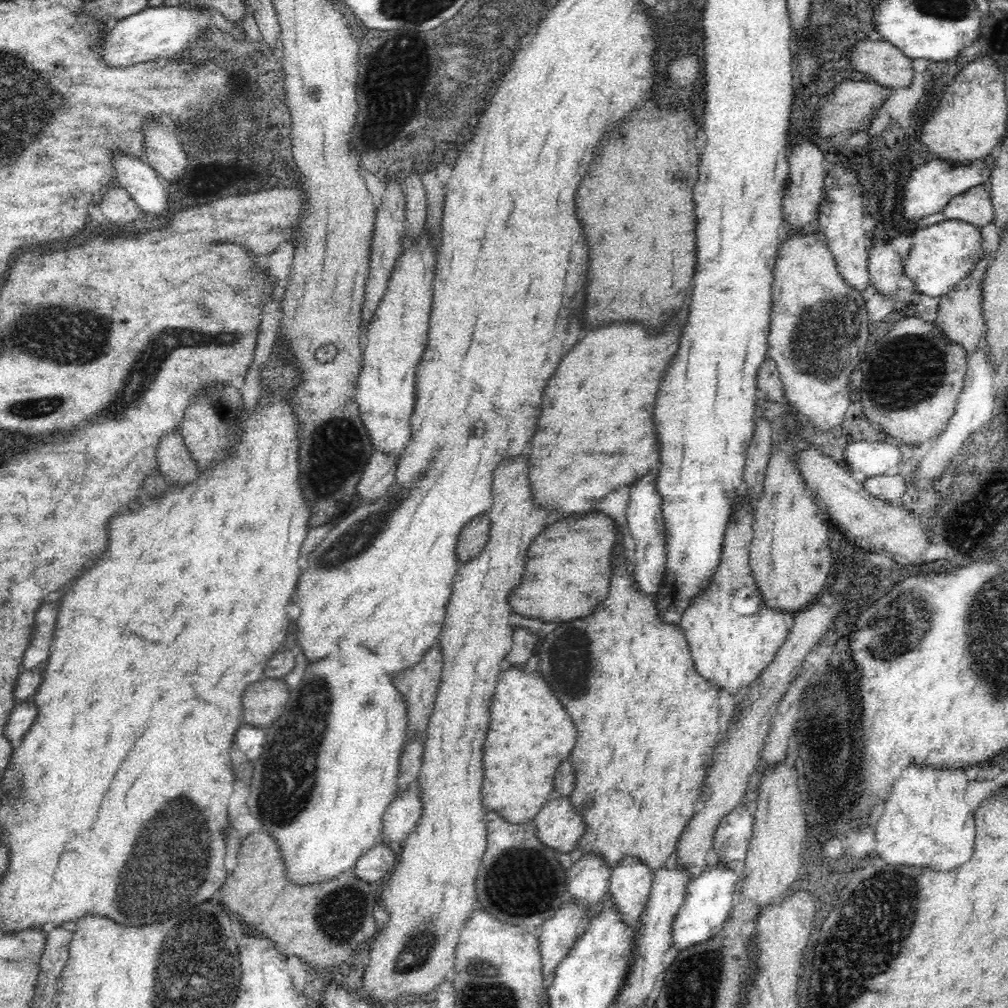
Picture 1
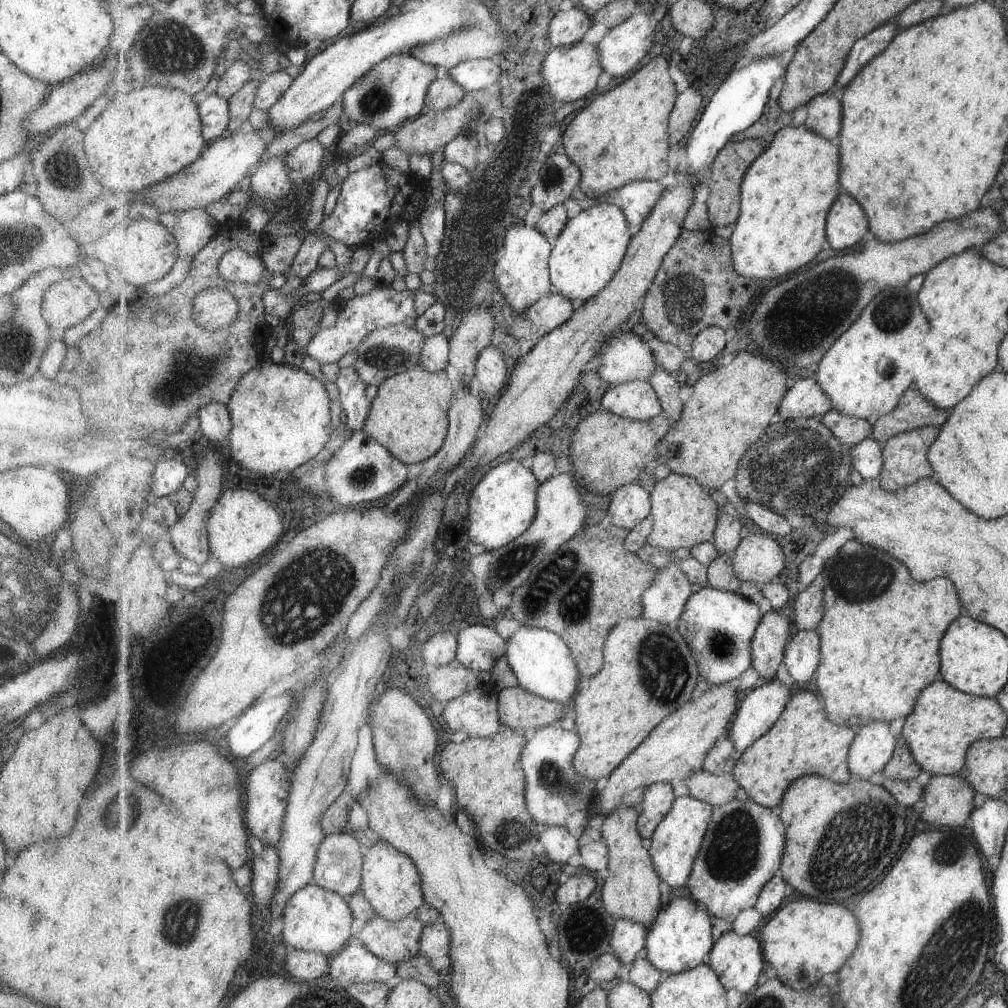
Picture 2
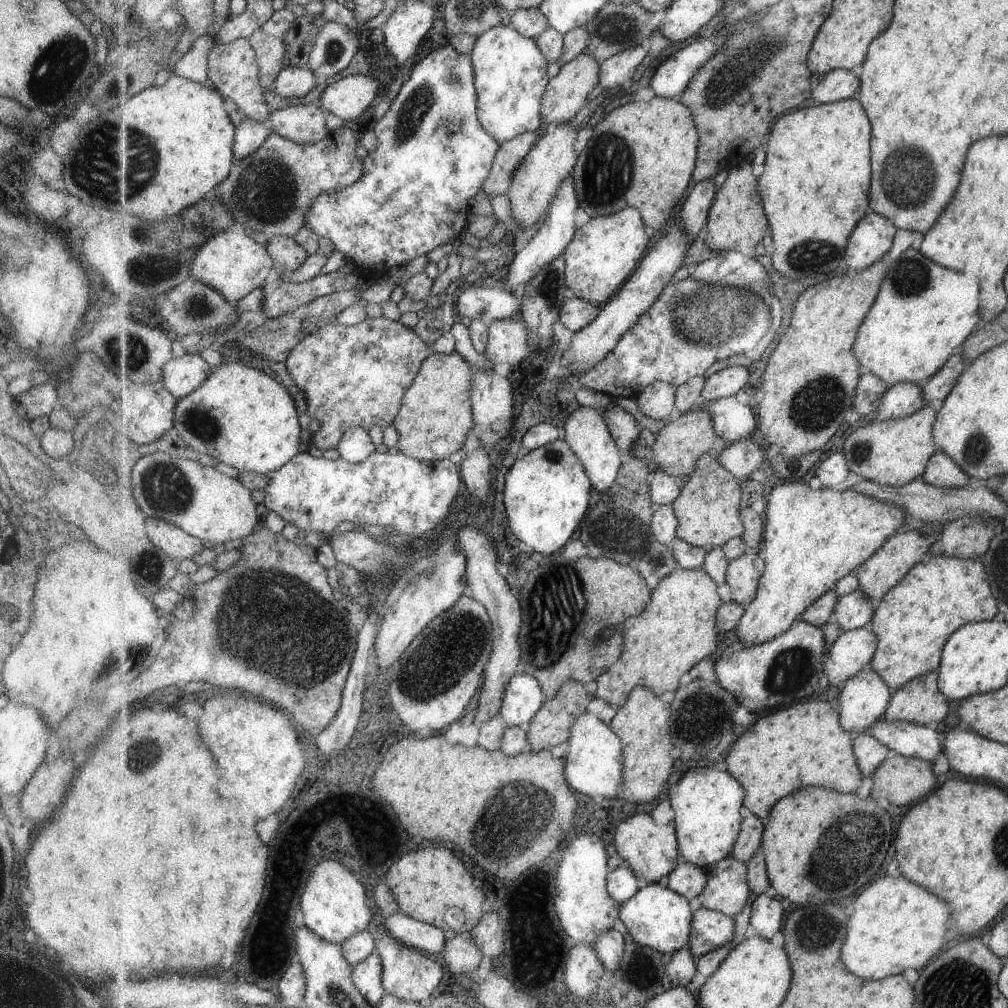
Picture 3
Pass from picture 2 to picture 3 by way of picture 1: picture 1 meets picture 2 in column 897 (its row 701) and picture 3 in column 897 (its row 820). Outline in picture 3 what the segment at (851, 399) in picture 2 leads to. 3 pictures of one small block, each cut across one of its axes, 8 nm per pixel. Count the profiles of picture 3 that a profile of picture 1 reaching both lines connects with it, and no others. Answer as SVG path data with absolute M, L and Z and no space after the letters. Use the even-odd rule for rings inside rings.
M907 250L901 256L893 255L893 257L888 276L883 281L878 300L875 301L874 307L871 308L866 321L862 324L862 328L858 332L858 340L854 344L855 354L862 364L862 372L872 372L873 374L879 375L879 378L882 378L890 388L894 384L909 381L924 384L928 379L933 378L947 364L951 356L962 350L966 344L966 340L977 330L979 322L983 320L982 314L980 313L982 310L982 291L977 277L967 276L963 271L951 270L951 268L939 266L937 262L929 260L927 255L924 255L920 250Z

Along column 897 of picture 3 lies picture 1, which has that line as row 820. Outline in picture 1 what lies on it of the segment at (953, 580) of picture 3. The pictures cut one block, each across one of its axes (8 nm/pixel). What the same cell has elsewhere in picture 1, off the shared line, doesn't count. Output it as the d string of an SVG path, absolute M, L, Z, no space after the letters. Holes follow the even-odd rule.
M614 524L616 546L614 546L614 556L612 556L612 564L614 564L614 572L612 572L612 580L610 580L610 592L608 596L594 608L594 612L590 616L578 618L578 620L570 620L560 624L554 632L546 632L541 635L541 639L537 646L539 661L536 672L550 684L552 692L558 696L560 704L564 706L564 710L570 714L570 718L574 720L574 726L578 730L578 738L576 738L576 746L570 754L570 760L576 768L576 784L574 790L569 794L573 798L574 805L581 810L582 817L585 817L586 828L581 839L577 842L576 848L584 853L599 852L604 858L605 863L612 866L618 864L618 860L627 853L633 853L633 856L640 856L641 860L645 860L646 864L653 869L653 872L659 870L662 864L673 858L677 849L677 842L686 828L689 820L696 814L700 804L700 794L708 778L710 770L712 770L712 759L715 749L719 744L720 738L720 704L718 703L718 694L721 689L714 684L712 680L706 680L694 664L694 659L690 656L690 646L684 634L684 630L674 624L674 621L666 622L665 616L661 615L660 604L657 604L657 593L642 592L641 588L636 586L634 582L633 572L628 570L628 556L626 556L626 548L622 546L624 533L620 527Z

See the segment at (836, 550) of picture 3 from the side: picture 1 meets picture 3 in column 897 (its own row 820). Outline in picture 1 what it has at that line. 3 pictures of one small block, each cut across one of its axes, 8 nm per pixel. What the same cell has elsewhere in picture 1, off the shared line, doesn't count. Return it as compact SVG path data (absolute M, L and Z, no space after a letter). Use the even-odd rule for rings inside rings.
M514 666L501 671L498 677L490 701L489 721L482 805L510 824L530 823L549 802L556 768L574 748L574 722L538 672L528 673L523 667Z

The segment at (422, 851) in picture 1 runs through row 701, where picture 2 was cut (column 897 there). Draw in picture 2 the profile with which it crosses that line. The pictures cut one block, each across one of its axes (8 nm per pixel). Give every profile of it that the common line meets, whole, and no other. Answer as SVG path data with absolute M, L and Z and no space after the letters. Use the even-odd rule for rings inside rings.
M925 426L911 432L899 434L885 443L883 450L884 465L879 478L882 486L887 491L897 492L899 489L915 484L915 482L934 478L935 470L931 466L928 453L931 445L937 440L939 432L941 432L941 427Z

